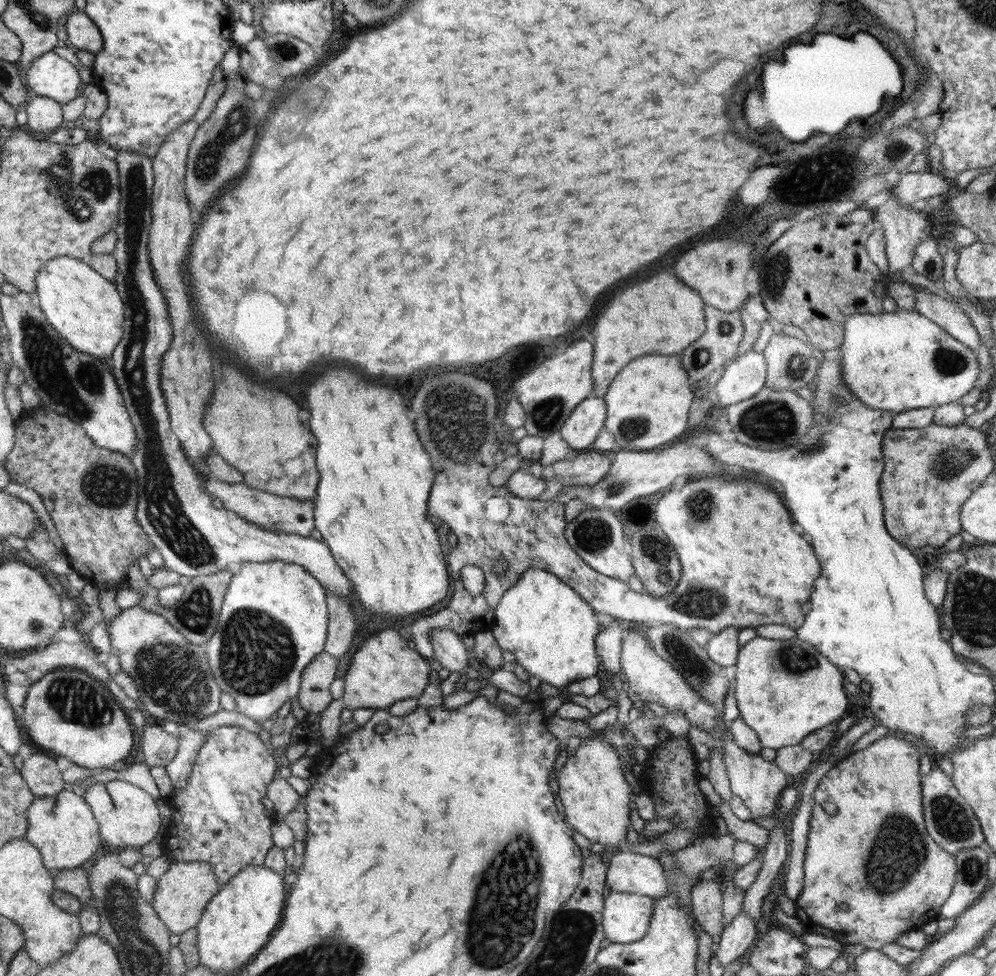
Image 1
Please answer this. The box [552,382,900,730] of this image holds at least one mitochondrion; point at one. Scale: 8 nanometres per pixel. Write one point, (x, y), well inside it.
(772, 422)

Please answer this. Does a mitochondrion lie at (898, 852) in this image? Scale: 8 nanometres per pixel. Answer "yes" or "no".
yes

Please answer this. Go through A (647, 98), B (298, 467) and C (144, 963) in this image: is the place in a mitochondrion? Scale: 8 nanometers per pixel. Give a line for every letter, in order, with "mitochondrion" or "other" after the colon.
A: mitochondrion
B: other
C: mitochondrion

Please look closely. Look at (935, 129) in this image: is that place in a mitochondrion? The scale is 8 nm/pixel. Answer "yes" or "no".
no

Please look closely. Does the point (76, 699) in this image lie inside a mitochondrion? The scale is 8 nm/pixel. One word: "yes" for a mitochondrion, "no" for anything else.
yes

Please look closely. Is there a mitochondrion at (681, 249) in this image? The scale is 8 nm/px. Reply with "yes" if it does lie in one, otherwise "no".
no

